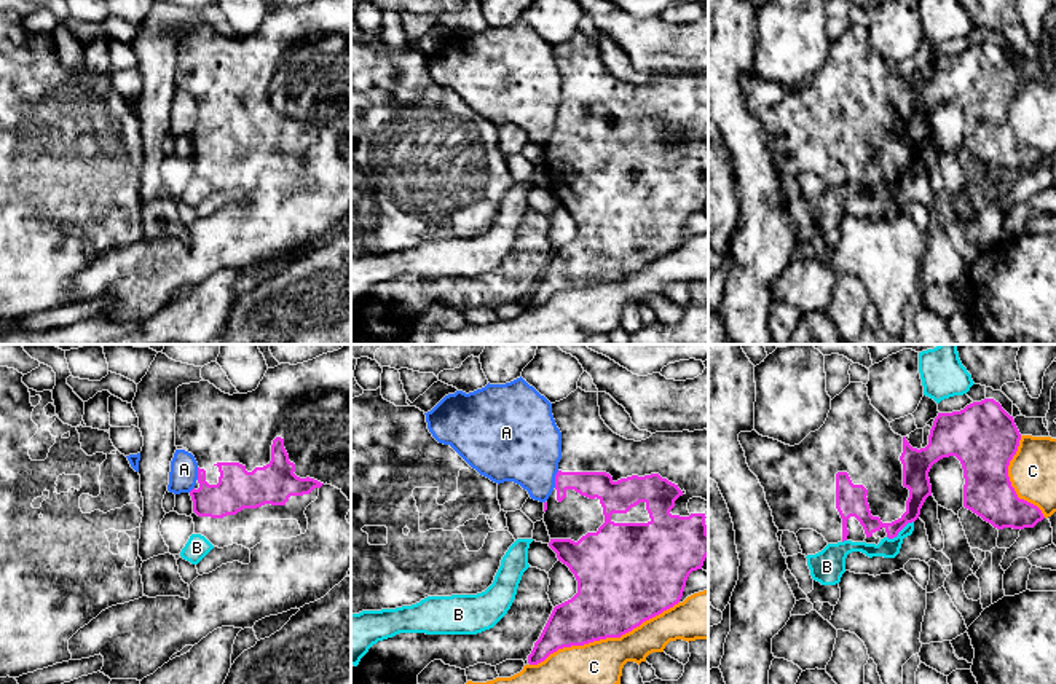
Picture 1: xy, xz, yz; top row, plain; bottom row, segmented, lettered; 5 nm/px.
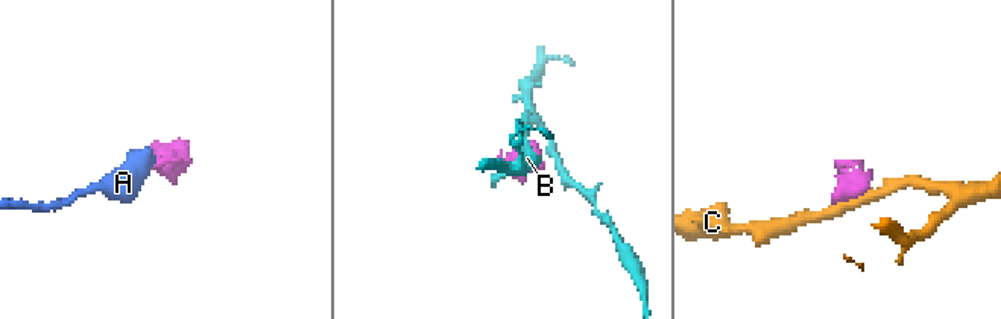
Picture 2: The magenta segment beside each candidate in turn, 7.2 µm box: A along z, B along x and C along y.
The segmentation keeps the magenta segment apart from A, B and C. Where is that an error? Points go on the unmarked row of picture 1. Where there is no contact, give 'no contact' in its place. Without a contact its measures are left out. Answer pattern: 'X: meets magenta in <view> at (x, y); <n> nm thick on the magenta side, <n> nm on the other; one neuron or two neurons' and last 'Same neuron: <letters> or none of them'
A: meets magenta in xz at (555, 121); 140 nm thick on the magenta side, 400 nm on the other; two neurons
B: meets magenta in yz at (900, 172); 120 nm thick on the magenta side, 100 nm on the other; two neurons
C: meets magenta in xz at (603, 281); 400 nm thick on the magenta side, 280 nm on the other; two neurons
Same neuron: none of them

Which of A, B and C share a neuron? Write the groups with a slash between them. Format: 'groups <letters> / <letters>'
groups A / B / C

